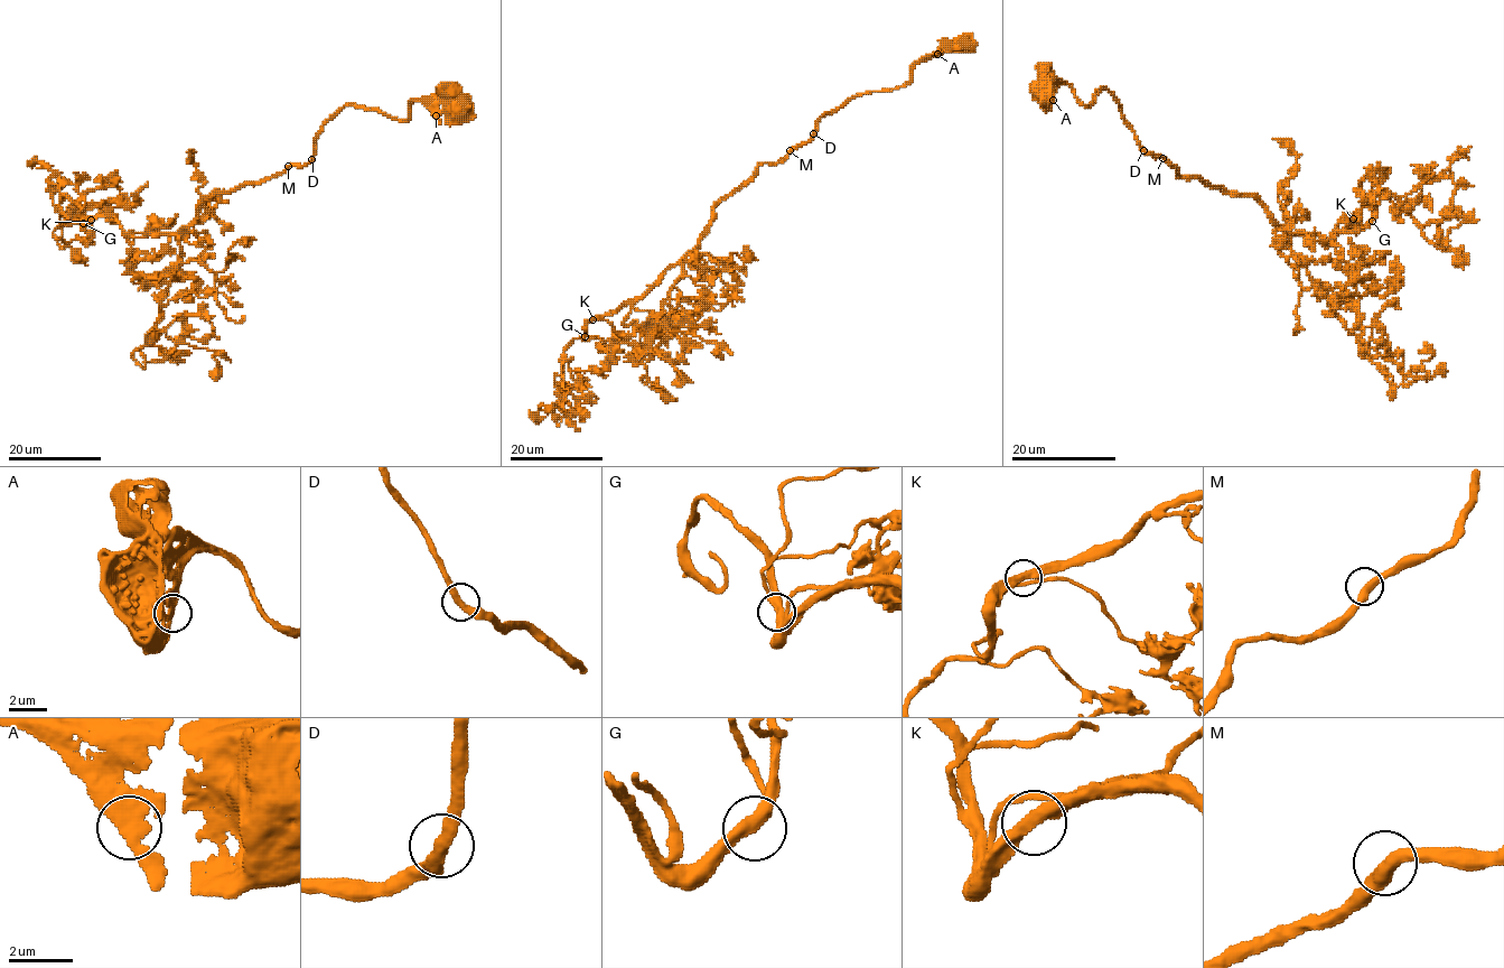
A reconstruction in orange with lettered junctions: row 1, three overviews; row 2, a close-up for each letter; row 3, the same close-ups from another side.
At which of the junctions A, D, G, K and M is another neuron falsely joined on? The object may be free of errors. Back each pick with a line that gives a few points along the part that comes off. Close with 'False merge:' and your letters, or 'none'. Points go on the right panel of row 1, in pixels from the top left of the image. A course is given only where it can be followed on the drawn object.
False merge: none

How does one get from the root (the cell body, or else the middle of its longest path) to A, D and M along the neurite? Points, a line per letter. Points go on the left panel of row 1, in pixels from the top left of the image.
A: (463, 110), (440, 102), (435, 109), (436, 115)
D: (463, 110), (441, 102), (413, 100), (409, 118), (398, 119), (344, 106), (324, 126), (311, 159)
M: (463, 110), (413, 100), (409, 118), (398, 119), (344, 106), (324, 126), (314, 157), (306, 165), (288, 166)

